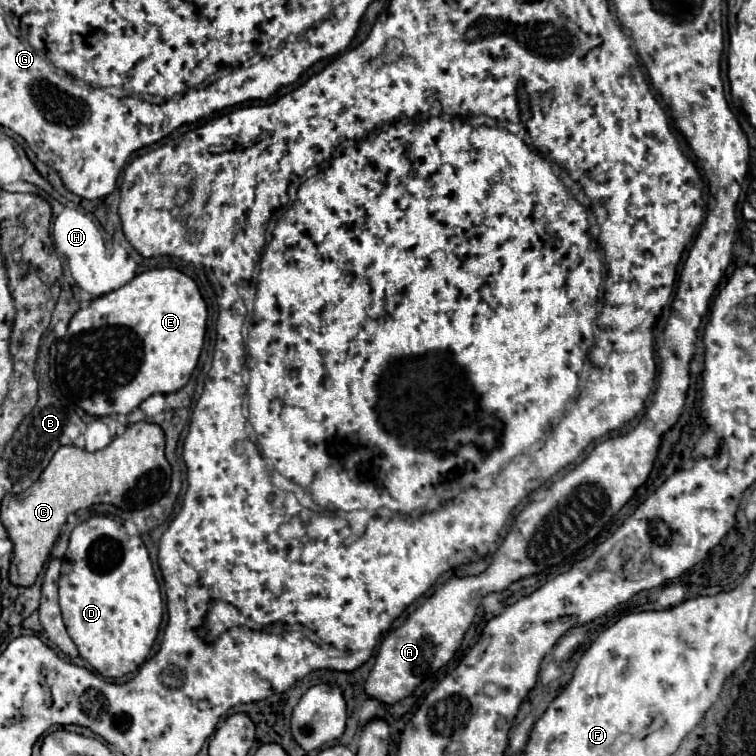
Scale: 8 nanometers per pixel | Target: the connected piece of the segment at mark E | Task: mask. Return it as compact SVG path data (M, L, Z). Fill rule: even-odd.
M150 269L150 271L144 271L140 275L136 275L130 283L126 283L124 287L116 289L116 291L110 291L98 299L94 299L90 303L90 307L86 309L80 309L74 313L74 317L70 319L70 325L68 325L68 331L66 335L58 341L58 355L56 355L56 381L58 381L58 389L62 391L64 397L68 397L74 405L78 405L80 409L84 409L88 415L94 415L94 417L108 417L108 415L114 415L114 413L122 413L122 415L128 415L130 411L134 411L146 397L154 395L154 393L162 393L162 395L168 395L168 393L174 393L178 389L182 389L196 363L198 363L198 355L202 351L202 343L204 343L204 333L206 333L206 317L208 317L208 311L206 311L206 303L196 287L196 283L184 275L182 271L178 269Z

